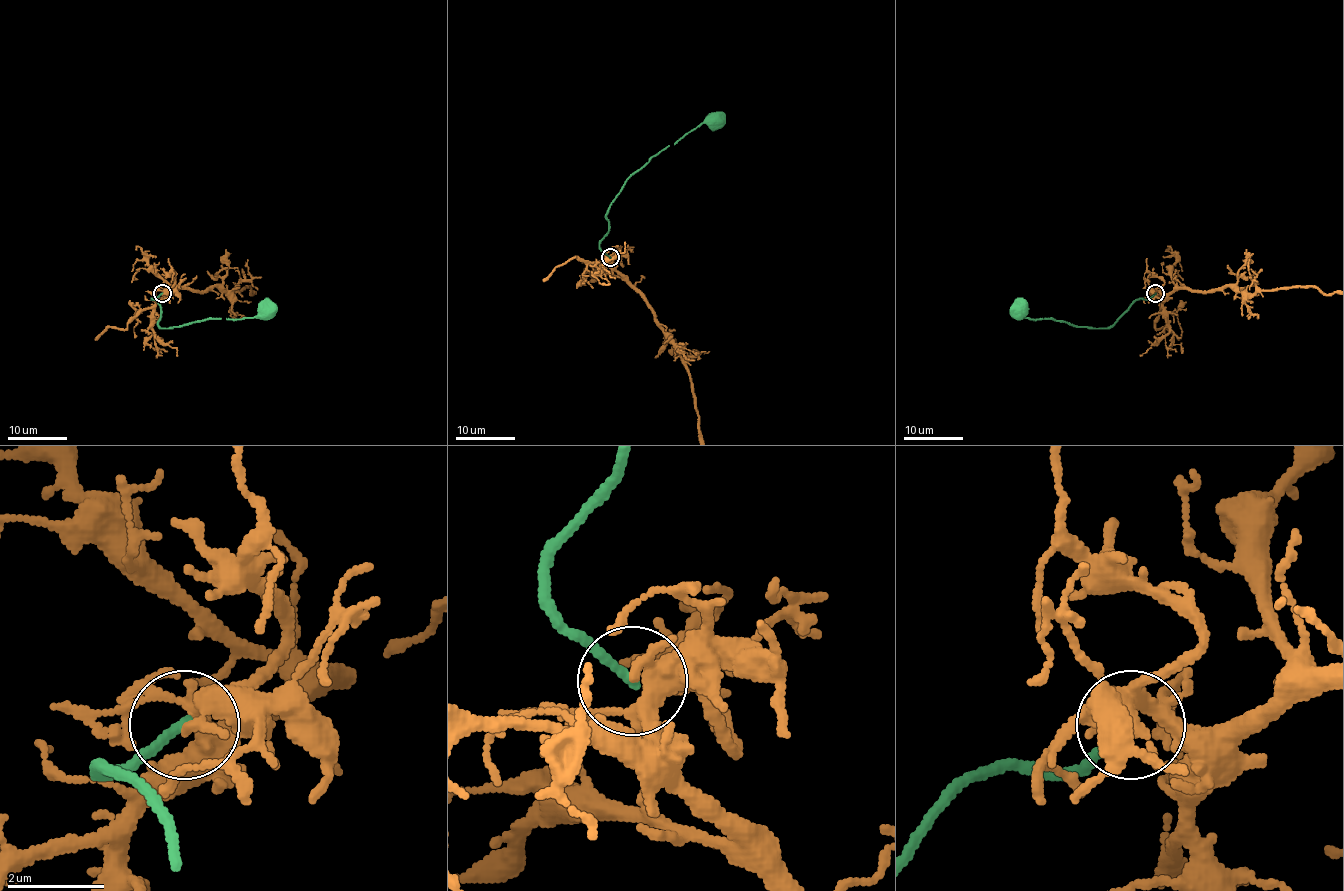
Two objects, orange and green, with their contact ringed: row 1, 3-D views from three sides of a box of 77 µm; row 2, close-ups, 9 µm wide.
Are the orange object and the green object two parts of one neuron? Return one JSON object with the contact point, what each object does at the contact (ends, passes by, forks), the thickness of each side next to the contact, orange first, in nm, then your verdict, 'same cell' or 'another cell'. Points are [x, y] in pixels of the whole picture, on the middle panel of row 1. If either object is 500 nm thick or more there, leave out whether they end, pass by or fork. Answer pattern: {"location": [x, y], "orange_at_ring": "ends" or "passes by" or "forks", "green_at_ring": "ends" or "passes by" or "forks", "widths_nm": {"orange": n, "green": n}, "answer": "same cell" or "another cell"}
{"location": [610, 257], "orange_at_ring": "ends", "green_at_ring": "ends", "widths_nm": {"orange": 240, "green": 200}, "answer": "another cell"}

